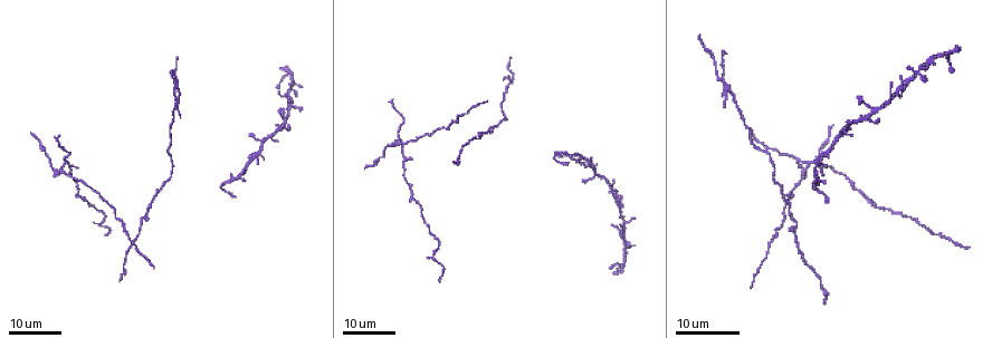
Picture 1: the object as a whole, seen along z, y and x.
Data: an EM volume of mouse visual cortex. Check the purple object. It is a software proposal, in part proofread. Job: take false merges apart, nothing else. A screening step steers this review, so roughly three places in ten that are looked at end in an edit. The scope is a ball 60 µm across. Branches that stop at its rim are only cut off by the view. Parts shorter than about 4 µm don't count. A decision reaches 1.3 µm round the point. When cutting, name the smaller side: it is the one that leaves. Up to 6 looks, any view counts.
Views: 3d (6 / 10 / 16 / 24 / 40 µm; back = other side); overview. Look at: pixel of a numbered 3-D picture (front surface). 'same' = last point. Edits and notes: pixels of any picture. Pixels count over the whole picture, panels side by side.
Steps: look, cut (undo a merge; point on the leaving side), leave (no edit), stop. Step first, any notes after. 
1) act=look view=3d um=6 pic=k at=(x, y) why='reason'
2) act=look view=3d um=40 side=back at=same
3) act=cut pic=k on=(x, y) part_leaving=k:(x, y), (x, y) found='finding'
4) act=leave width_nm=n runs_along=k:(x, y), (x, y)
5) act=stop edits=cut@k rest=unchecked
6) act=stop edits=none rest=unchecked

act=look view=3d um=24 pic=1 at=(61, 169) why='three-way junction'

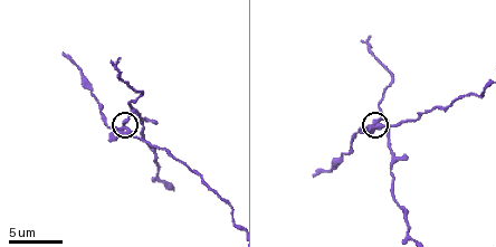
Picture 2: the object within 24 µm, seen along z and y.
act=look view=3d um=6 pic=2 at=(123, 123)

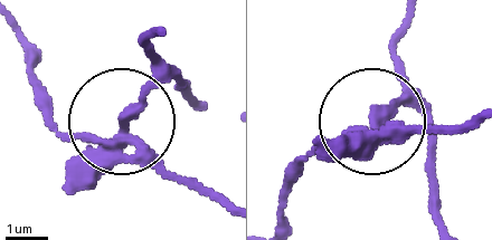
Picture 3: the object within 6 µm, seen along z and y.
act=cut pic=3 on=(173, 172) width_nm=310 part_leaving=3:(116, 143), (144, 146), (219, 193) found='two cells meet here'

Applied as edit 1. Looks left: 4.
act=look view=overview

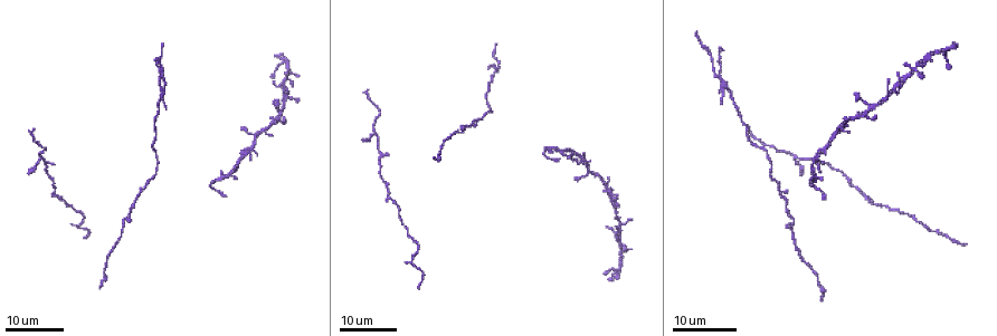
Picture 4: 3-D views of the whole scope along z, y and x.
act=look view=3d um=24 pic=4 at=(792, 218) why='three-way junction'

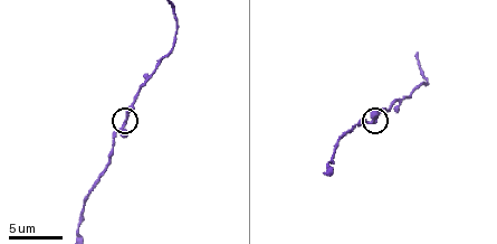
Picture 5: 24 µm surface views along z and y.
act=look view=3d um=6 pic=5 at=(125, 125) why='zoom in'

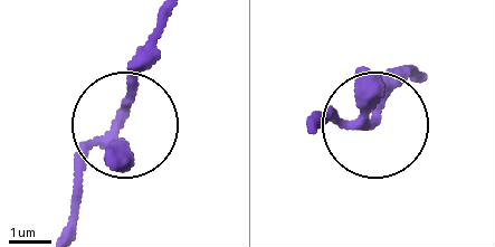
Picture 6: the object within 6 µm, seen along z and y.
act=leave found='continuous, no second cell'

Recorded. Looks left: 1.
act=stop edits=cut@3 rest=unchecked

